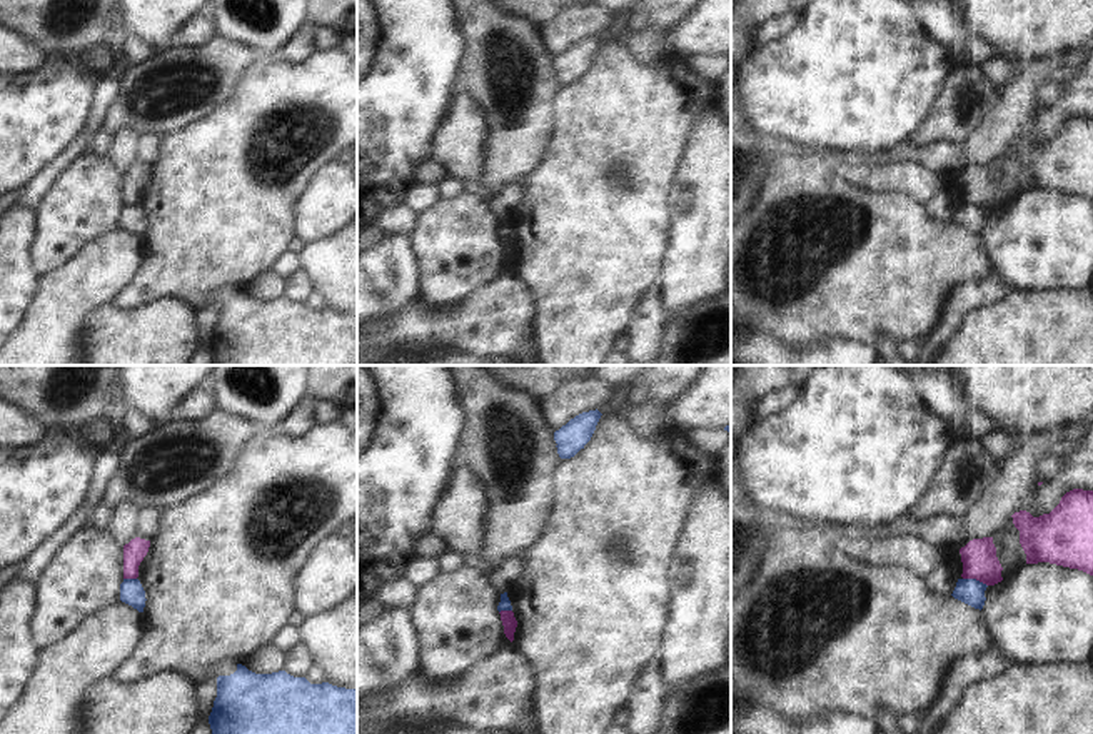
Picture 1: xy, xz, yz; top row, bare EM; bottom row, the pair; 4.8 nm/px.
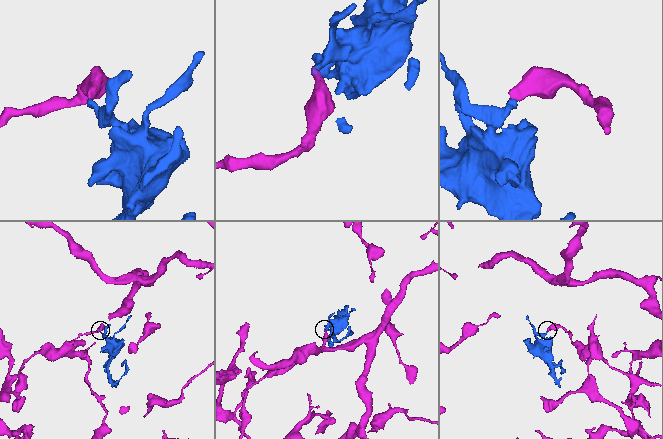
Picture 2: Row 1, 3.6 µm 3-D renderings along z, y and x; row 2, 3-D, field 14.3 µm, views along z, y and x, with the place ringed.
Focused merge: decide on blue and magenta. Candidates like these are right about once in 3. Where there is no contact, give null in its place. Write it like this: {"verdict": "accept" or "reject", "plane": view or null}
{"verdict": "reject", "plane": "yz"}

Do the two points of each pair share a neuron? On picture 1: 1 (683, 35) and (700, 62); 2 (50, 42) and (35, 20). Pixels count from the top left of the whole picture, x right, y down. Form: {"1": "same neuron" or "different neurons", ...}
{"1": "different neurons", "2": "same neuron"}

